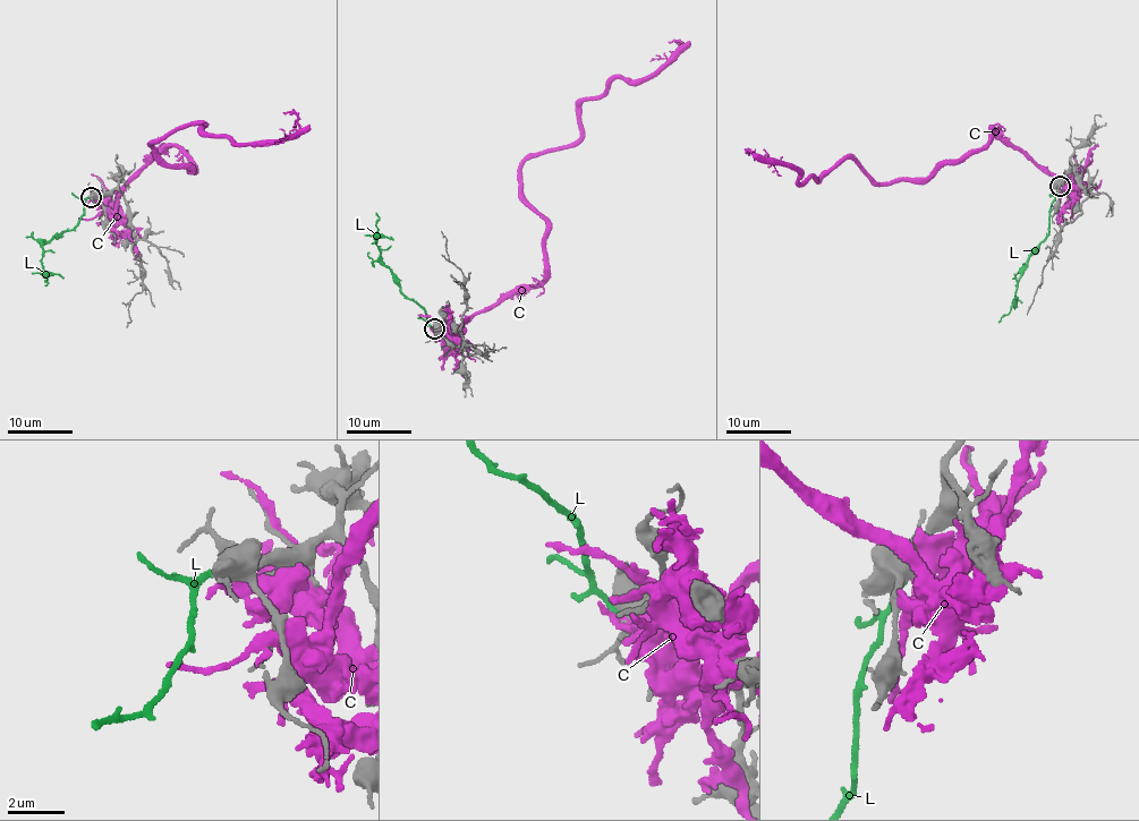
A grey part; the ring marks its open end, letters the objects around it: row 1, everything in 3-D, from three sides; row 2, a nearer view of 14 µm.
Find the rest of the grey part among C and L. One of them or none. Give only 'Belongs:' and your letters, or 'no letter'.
Belongs: L

